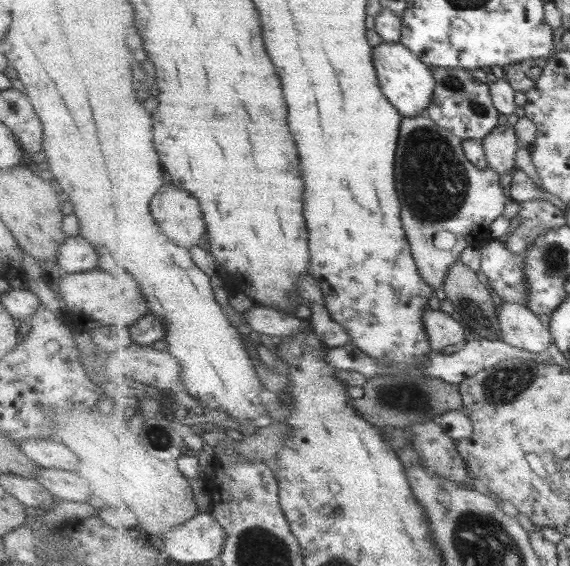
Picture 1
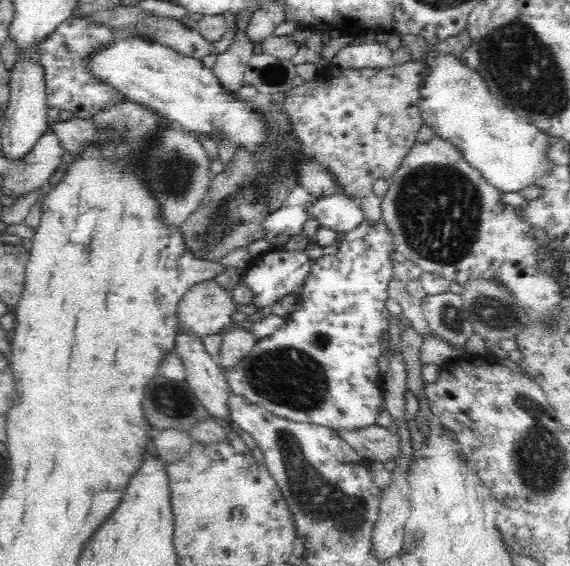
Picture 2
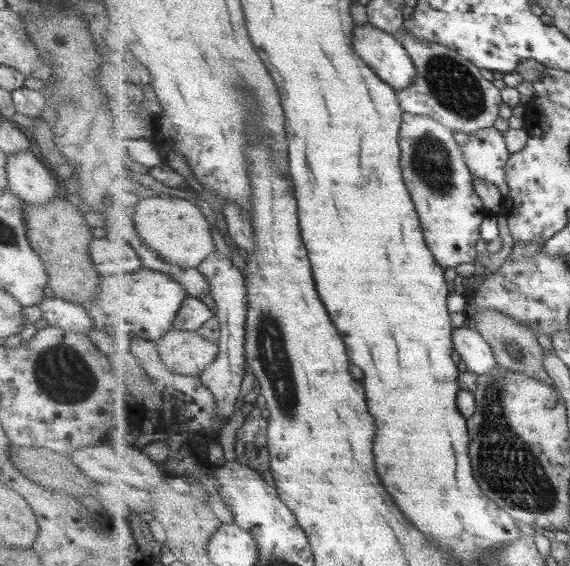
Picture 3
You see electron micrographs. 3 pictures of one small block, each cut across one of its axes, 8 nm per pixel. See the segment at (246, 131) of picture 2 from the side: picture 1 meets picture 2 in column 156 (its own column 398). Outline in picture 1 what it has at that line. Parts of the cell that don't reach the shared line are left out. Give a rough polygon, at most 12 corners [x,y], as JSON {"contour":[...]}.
{"contour":[[410,48],[374,49],[380,87],[402,118],[427,115],[433,69]]}

